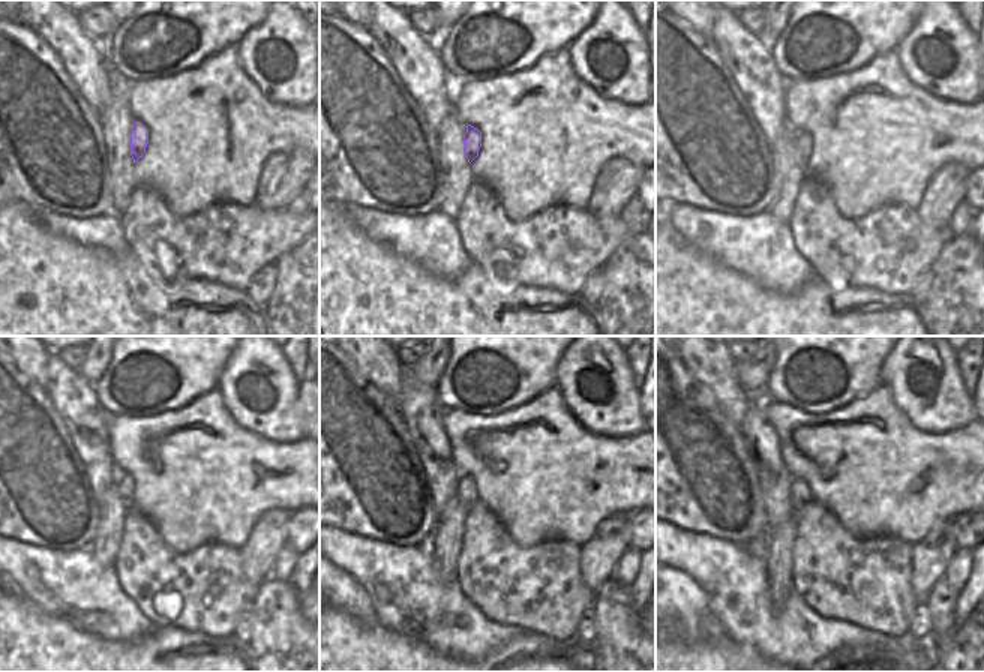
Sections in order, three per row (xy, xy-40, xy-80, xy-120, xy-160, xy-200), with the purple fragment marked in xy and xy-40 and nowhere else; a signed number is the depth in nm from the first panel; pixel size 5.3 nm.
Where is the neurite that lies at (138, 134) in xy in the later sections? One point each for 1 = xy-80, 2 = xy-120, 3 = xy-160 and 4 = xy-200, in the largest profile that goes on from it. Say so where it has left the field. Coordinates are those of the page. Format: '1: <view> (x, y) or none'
1: xy-80 (803, 141)
2: xy-120 (126, 488)
3: xy-160 (467, 492)
4: xy-200 (800, 494)

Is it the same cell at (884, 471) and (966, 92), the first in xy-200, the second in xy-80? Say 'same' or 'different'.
different

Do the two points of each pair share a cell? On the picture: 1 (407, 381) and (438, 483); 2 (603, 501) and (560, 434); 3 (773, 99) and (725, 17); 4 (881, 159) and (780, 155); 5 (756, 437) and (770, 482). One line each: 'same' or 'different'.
1: same
2: same
3: same
4: different
5: same

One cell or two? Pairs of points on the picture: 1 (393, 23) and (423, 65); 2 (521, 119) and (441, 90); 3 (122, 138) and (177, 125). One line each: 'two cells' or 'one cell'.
1: one cell
2: two cells
3: two cells

